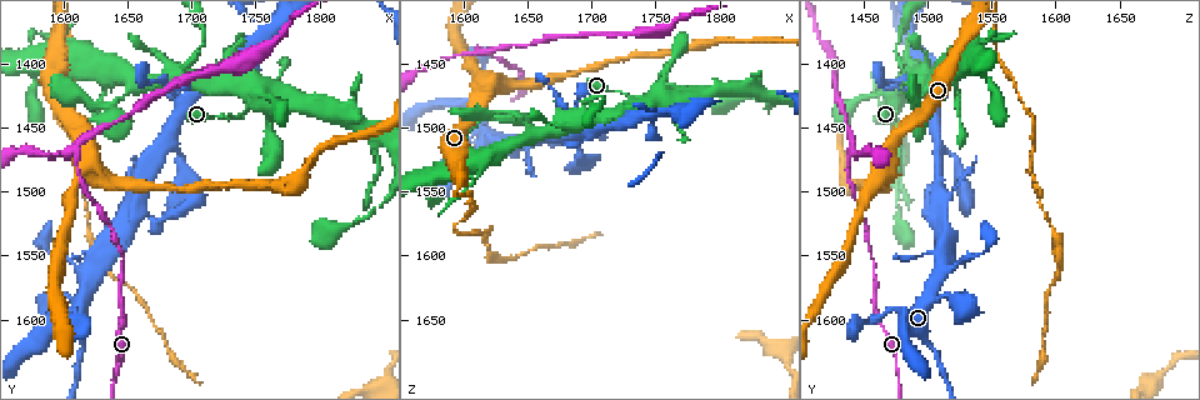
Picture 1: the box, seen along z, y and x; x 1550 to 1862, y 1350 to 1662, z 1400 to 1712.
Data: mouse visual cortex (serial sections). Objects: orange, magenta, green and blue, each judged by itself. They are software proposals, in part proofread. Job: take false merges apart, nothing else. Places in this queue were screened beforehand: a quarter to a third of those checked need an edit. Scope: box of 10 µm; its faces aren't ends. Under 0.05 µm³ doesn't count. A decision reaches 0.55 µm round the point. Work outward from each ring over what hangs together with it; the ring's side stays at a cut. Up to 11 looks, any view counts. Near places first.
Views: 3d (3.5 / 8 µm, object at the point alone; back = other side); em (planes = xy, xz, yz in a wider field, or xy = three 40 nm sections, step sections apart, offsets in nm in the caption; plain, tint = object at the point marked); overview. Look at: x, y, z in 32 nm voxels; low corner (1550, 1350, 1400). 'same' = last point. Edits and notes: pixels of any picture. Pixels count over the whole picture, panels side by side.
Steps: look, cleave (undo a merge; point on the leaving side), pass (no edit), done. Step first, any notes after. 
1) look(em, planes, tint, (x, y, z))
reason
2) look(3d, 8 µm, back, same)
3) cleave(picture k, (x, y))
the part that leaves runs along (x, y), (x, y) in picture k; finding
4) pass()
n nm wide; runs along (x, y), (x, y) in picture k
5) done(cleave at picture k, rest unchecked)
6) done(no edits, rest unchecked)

look(3d, 3.5 µm, (1602, 1368, 1550))
a narrow waist

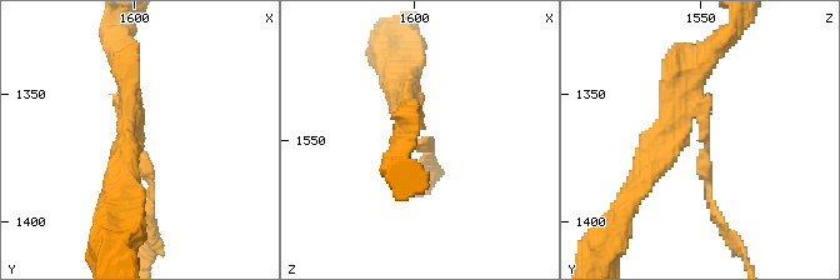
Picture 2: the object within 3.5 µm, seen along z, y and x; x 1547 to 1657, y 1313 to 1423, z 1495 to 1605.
look(em, planes, tint, (1600, 1370, 1552))
arms of 100, 300 nm; shape alone is not enough

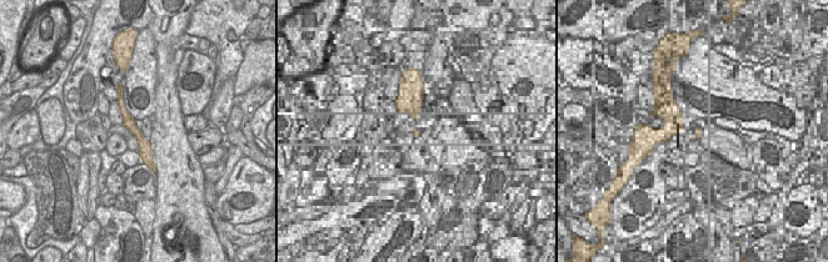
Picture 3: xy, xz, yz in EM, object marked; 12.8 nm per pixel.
look(em, xy, step 5, tint, same)
another direction

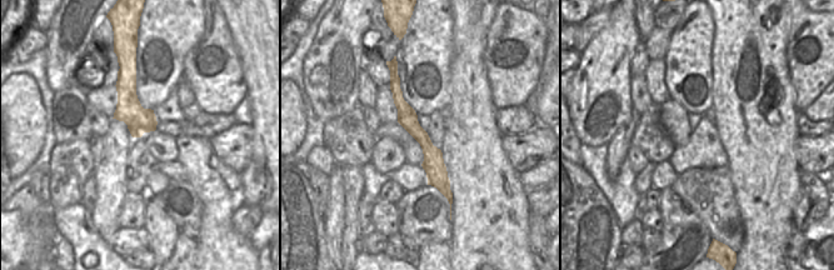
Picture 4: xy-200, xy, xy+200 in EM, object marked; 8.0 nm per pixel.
cleave(picture 2, (704, 155))
a second cell is stuck on

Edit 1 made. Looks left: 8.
look(overview)

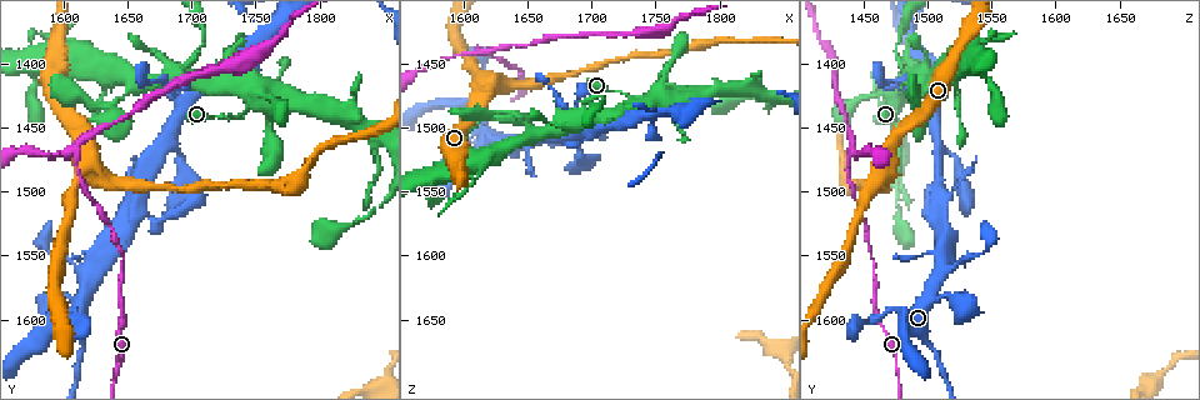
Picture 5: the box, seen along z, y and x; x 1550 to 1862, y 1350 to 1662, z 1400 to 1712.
look(3d, 3.5 µm, back, (1608, 1474, 1440))

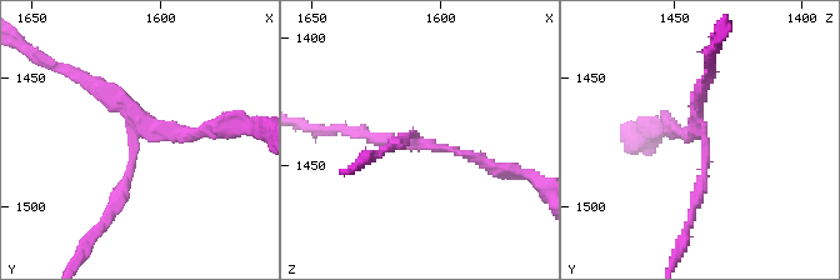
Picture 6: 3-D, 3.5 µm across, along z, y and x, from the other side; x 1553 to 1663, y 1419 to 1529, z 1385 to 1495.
look(em, planes, tint, (1610, 1472, 1439))
need the tissue

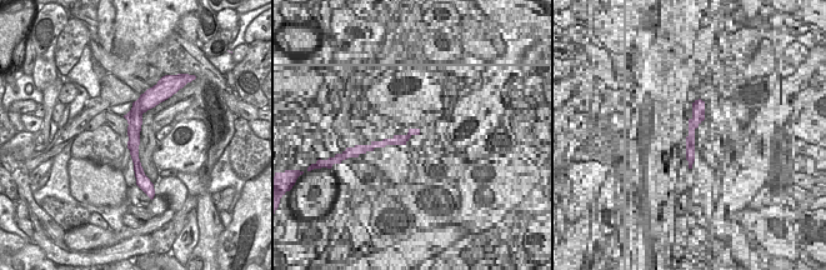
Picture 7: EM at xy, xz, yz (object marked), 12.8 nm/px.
look(em, xy, step 1, tint, same)

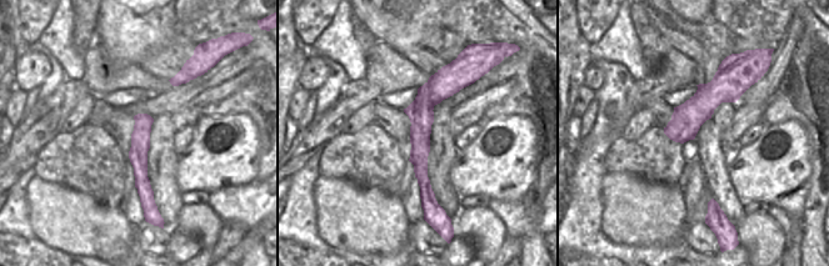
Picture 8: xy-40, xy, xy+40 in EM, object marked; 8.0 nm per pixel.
cleave(picture 6, (180, 135))
arms of 150, 150, 150 nm; the part that leaves runs along (136, 128), (121, 104), (40, 58) in picture 6; two cells meet here

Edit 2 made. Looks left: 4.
look(3d, 8 µm, (1750, 1424, 1478))
sharp bend

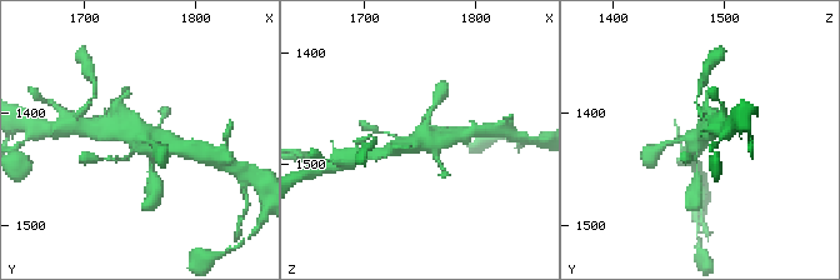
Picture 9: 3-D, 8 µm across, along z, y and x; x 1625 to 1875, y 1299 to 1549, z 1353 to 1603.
look(em, planes, tint, same)

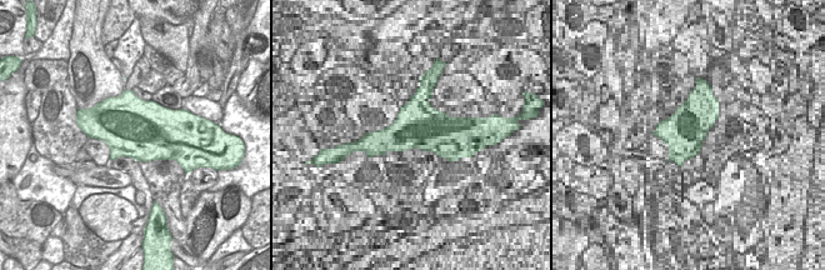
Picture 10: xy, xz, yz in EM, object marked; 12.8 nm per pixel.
pass()
runs along (695, 159), (698, 138), (709, 131) in picture 9; one cell here

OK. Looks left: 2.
look(3d, 8 µm, (1694, 1412, 1490))
two arms in line, one across

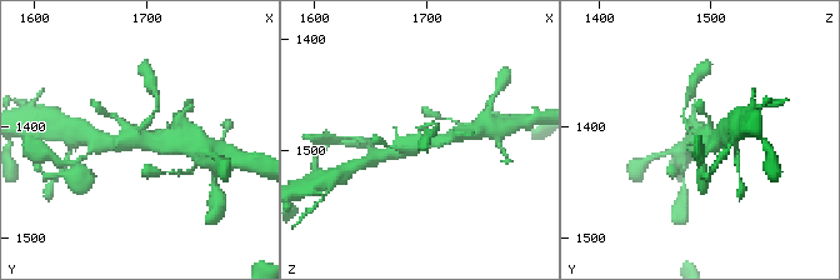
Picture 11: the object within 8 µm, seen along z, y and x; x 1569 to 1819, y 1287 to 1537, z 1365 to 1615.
look(em, xy, step 5, tint, same)

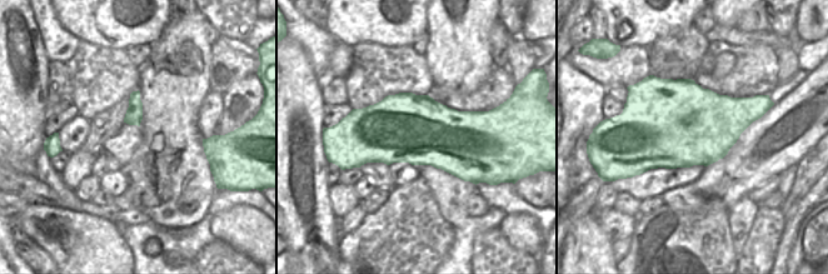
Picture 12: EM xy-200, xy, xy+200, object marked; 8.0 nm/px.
pass()
runs along (454, 136), (414, 141), (385, 154) in picture 11; one cell here

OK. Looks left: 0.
done(cleave at picture 2, cleave at picture 6, rest unchecked)

